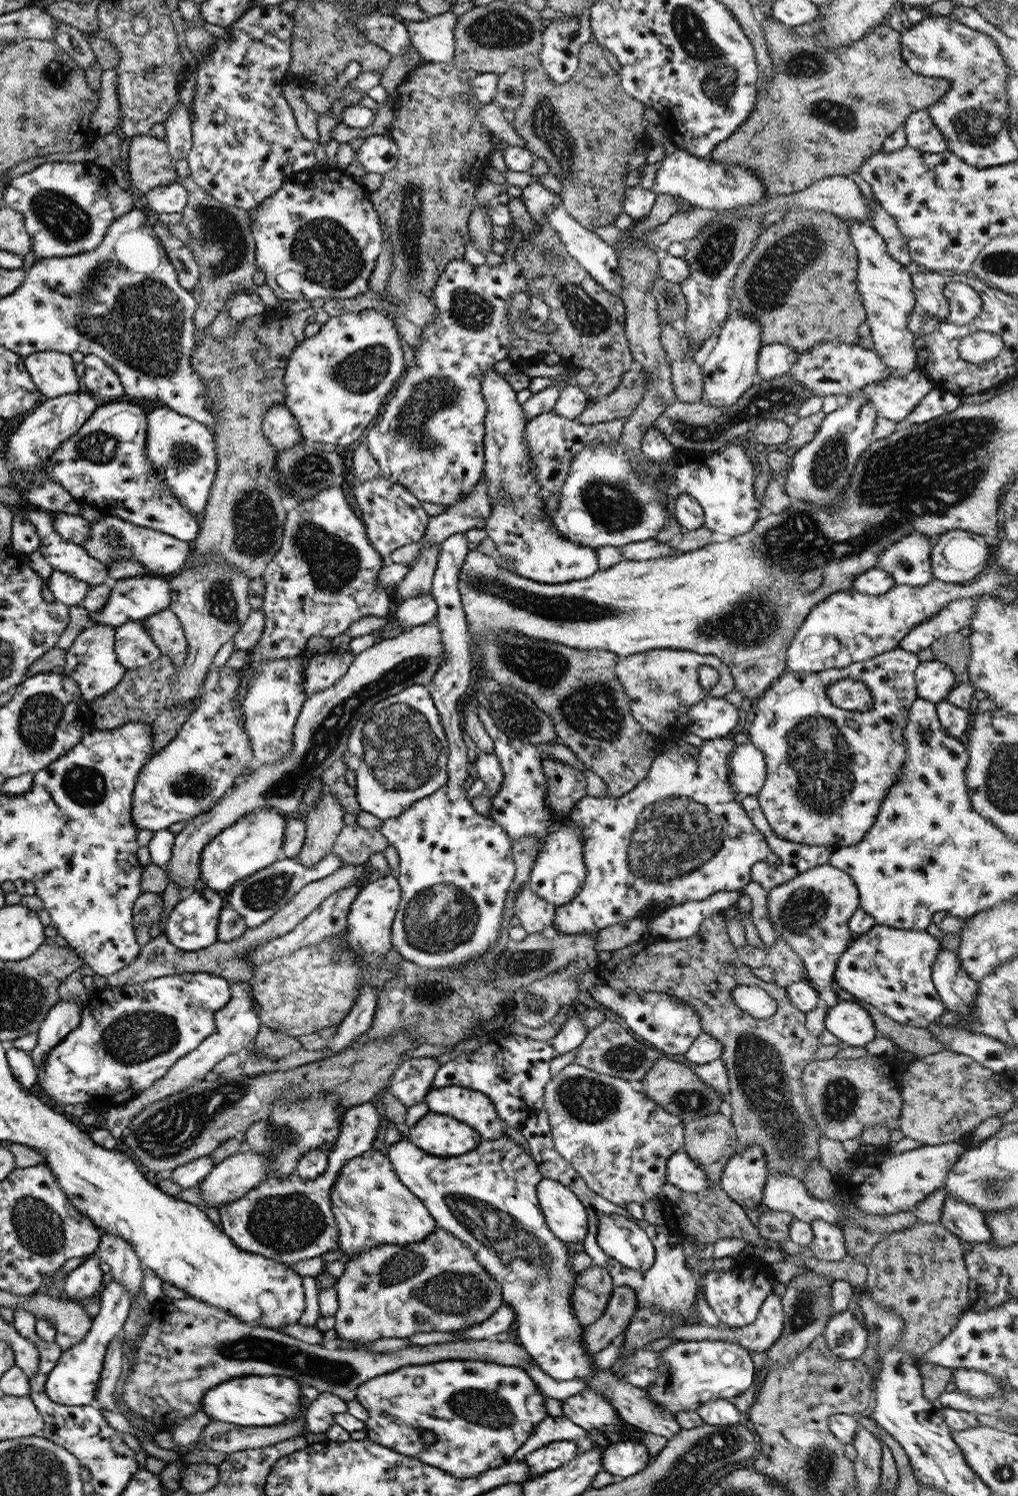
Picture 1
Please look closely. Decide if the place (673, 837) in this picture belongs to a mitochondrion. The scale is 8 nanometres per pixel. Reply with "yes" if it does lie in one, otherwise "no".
yes

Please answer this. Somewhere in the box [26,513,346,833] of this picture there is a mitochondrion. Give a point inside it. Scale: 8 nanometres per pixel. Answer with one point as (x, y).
(84, 785)

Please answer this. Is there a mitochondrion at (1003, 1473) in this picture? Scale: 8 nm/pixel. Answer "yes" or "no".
yes

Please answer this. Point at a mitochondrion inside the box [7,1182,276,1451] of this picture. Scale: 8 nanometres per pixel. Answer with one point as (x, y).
(38, 1228)

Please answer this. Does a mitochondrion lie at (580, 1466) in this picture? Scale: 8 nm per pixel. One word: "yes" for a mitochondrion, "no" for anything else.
no

